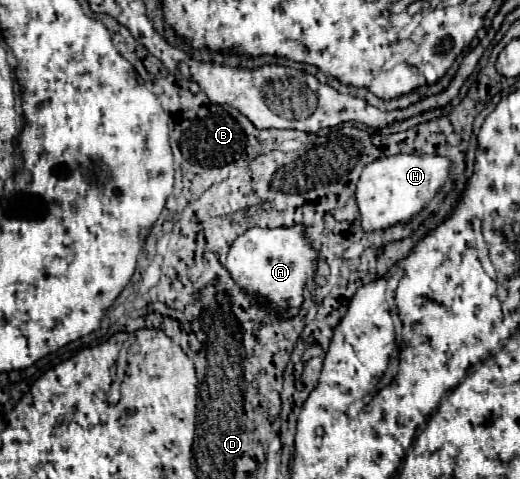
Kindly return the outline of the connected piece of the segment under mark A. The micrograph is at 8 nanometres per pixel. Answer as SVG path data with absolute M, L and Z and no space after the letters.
M304 226L292 228L250 228L244 232L230 248L226 268L238 286L246 292L262 296L270 306L278 308L282 318L296 316L300 304L304 302L302 292L308 282L316 274L316 250L306 242Z

